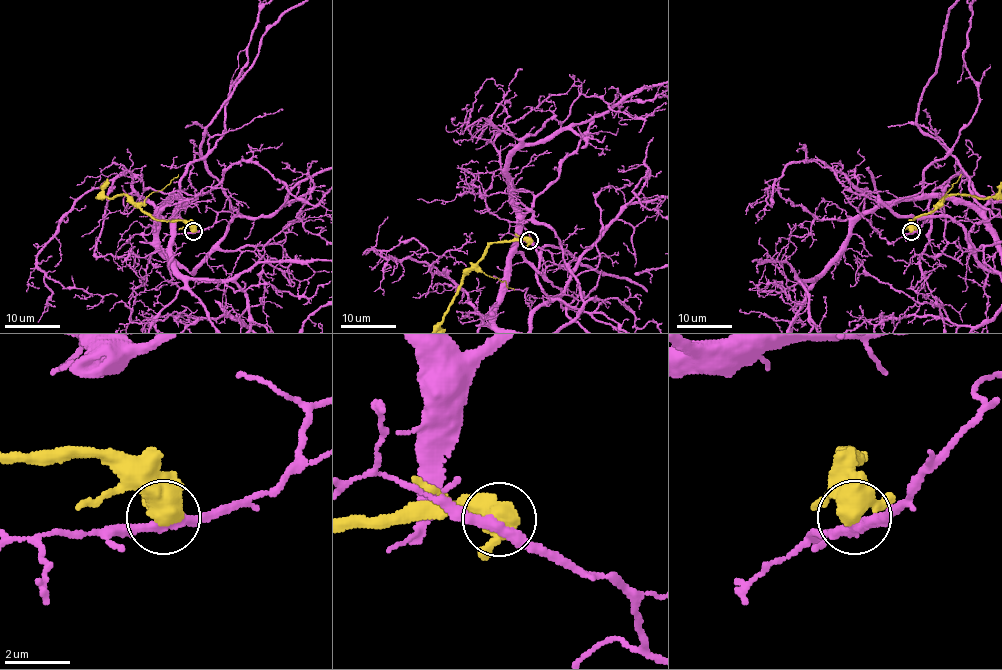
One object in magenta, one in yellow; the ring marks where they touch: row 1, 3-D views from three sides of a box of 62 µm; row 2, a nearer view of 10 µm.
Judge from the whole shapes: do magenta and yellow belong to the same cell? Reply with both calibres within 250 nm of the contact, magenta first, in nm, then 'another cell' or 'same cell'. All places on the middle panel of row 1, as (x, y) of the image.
calibres 320 and 550 nm; another cell

